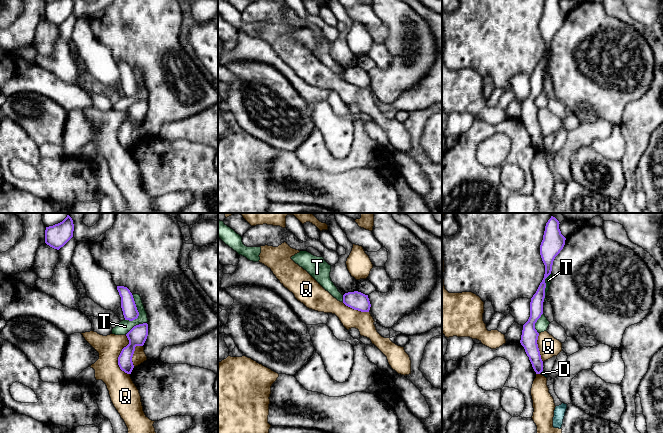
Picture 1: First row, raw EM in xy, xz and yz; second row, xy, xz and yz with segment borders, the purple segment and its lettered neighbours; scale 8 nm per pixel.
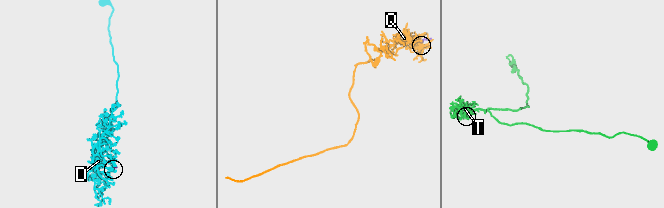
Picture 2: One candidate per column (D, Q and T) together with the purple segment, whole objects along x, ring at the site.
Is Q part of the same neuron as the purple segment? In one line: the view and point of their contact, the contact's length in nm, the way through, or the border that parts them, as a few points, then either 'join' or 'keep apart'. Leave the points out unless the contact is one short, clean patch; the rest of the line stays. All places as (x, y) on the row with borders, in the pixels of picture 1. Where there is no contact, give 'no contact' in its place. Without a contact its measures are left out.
meets purple in xy at (119, 356); contact 320 nm long; border along xy (126, 334), (128, 343), (118, 357), (118, 366), (129, 374); keep apart

